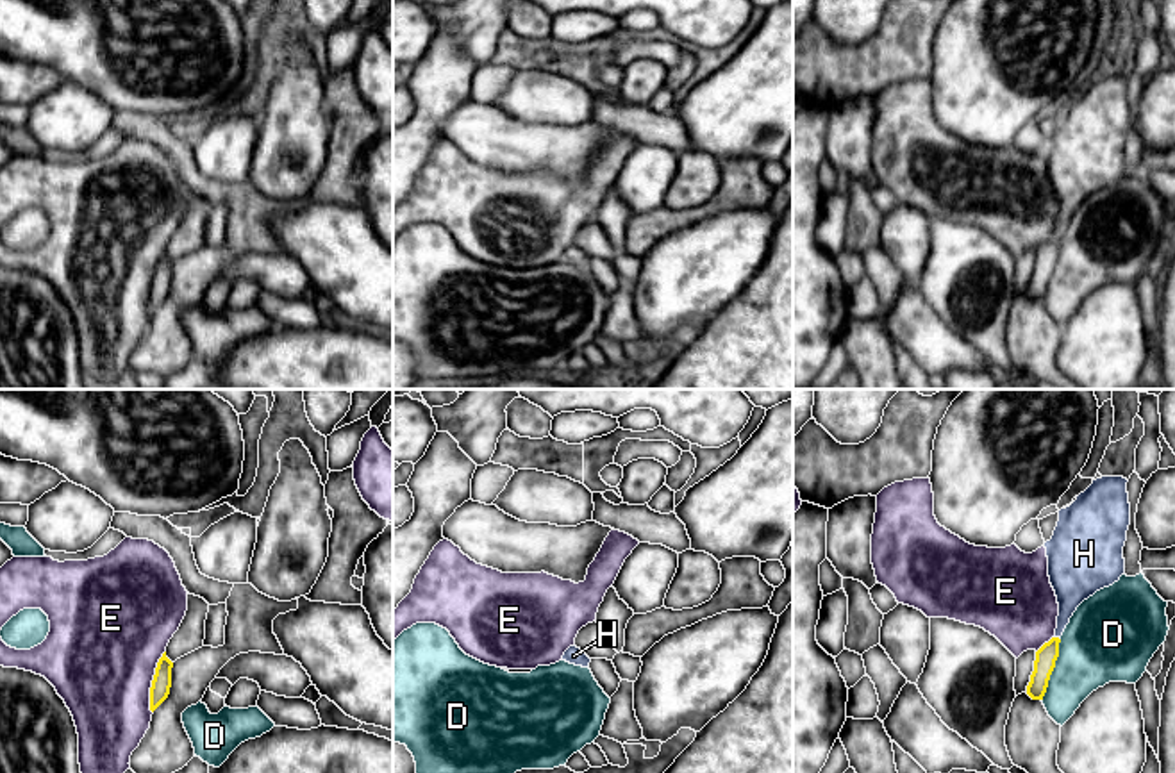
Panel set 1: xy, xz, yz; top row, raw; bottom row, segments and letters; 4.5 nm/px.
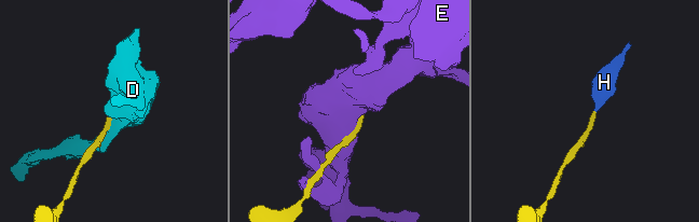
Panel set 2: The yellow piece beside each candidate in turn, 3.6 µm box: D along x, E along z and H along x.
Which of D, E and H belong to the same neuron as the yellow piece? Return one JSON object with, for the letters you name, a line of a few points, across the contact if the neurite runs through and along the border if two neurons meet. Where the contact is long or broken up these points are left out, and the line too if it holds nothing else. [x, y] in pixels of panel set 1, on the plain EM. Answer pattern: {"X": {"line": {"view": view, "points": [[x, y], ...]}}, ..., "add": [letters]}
{"H": {"line": {"view": "yz", "points": [[1045, 257], [1058, 238], [1072, 184]]}}, "add": ["H"]}

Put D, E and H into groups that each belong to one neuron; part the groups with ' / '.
D / E / H

